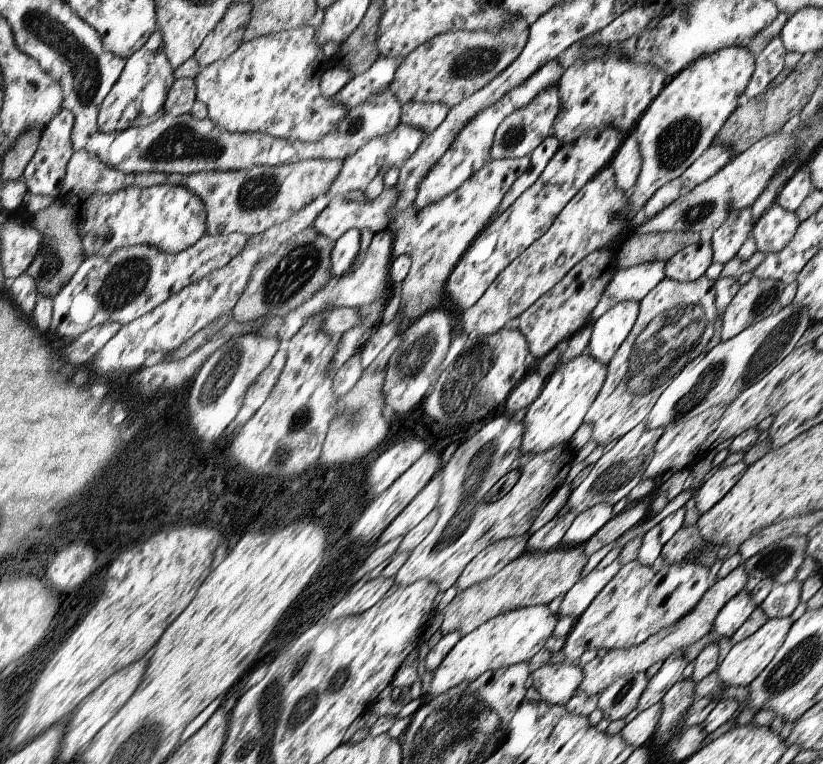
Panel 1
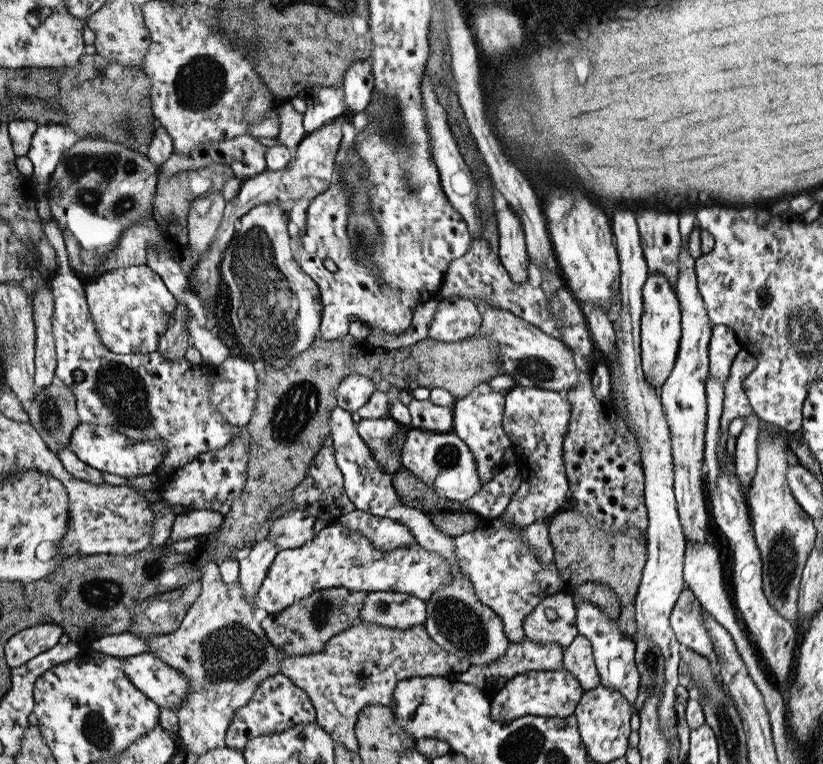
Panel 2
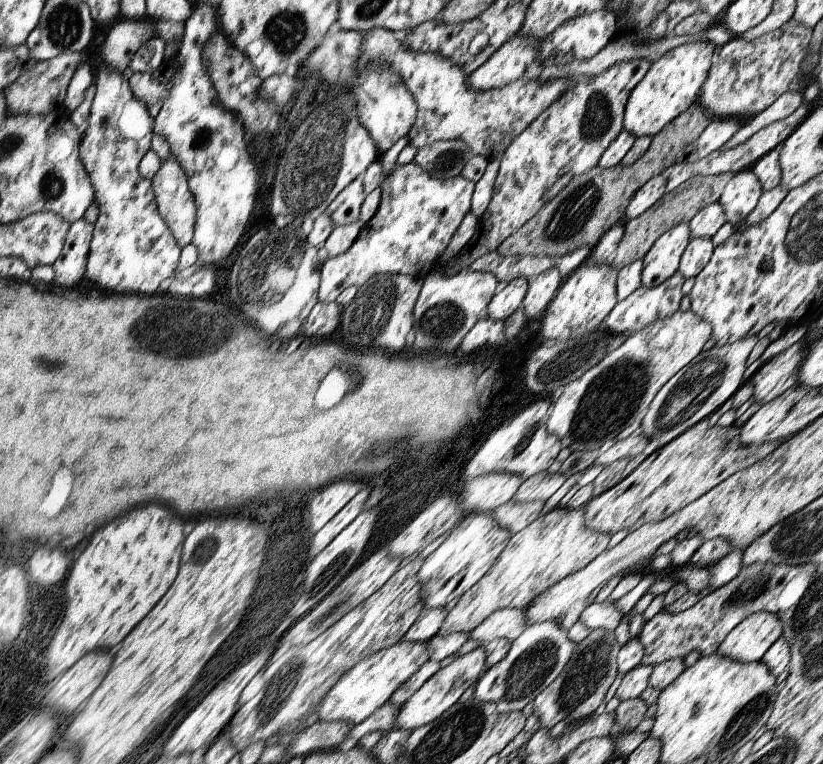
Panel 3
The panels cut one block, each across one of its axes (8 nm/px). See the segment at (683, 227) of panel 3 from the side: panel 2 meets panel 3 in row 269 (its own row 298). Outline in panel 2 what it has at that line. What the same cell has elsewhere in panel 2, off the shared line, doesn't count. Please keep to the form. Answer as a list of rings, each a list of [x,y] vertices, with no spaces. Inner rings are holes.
[[[649,272],[649,278],[643,284],[643,314],[641,314],[641,370],[643,378],[649,386],[655,388],[659,396],[659,388],[669,380],[675,364],[677,352],[681,348],[681,302],[677,292],[673,290],[673,282],[663,272]]]

